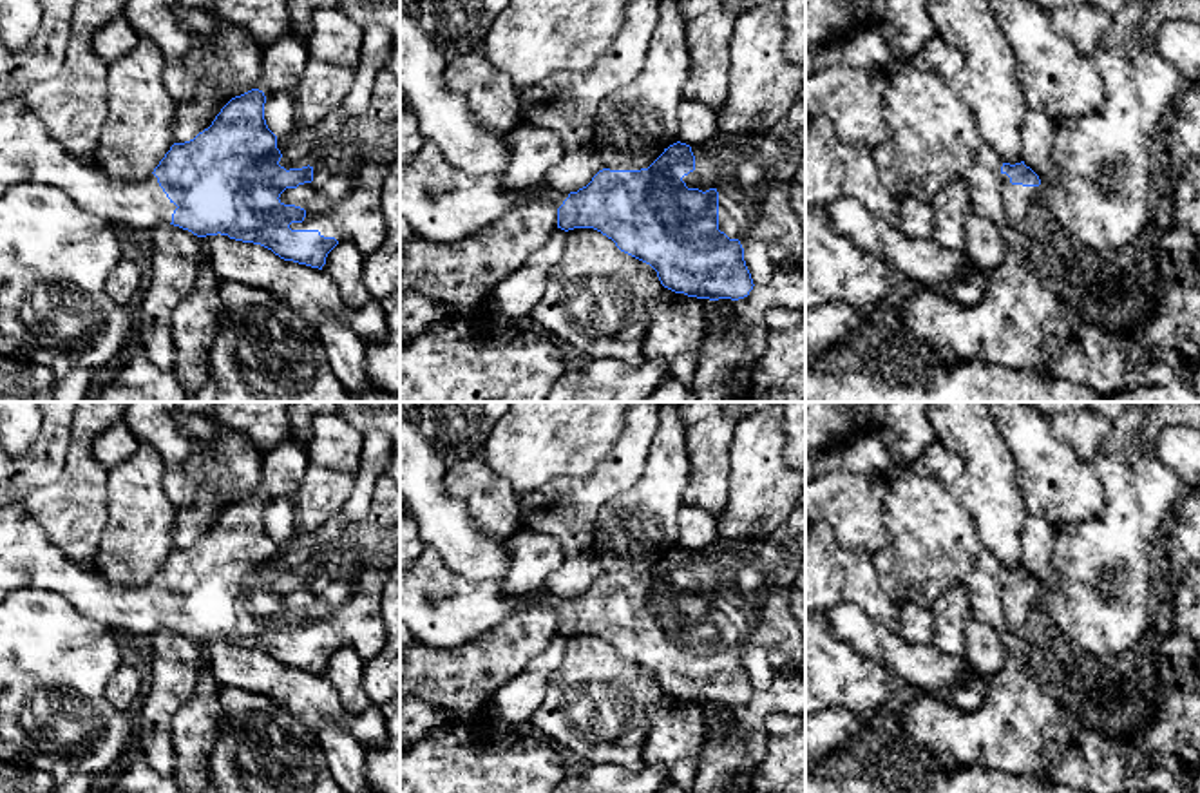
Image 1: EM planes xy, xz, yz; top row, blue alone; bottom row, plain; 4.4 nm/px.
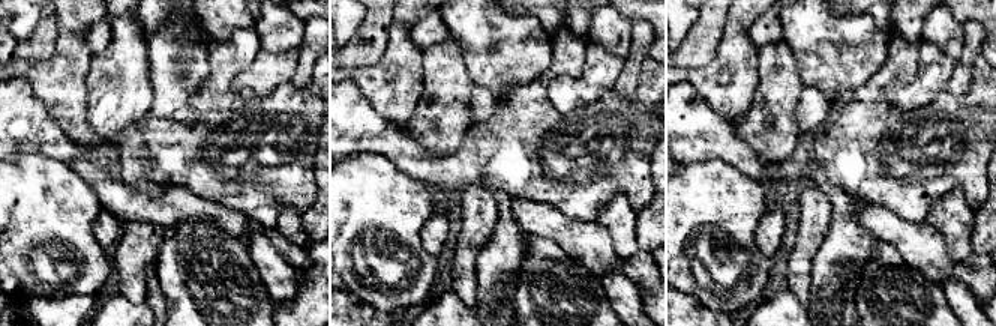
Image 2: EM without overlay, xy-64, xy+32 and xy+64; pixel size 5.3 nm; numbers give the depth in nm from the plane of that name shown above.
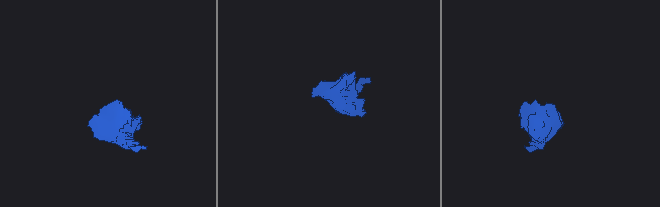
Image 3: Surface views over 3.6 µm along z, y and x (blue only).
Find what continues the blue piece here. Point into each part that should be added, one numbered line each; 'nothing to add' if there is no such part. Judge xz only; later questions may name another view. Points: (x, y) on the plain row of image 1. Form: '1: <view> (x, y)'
1: xz (752, 578)
2: xz (444, 611)

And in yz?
1: yz (1016, 605)

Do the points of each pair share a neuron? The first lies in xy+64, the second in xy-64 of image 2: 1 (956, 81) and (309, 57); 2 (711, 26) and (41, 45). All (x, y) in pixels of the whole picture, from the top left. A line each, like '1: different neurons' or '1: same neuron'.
1: same neuron
2: same neuron

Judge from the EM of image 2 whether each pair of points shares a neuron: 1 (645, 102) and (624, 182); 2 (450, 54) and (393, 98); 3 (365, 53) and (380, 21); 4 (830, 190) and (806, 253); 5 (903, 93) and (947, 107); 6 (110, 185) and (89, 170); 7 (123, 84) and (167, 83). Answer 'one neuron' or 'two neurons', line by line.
1: one neuron
2: two neurons
3: one neuron
4: two neurons
5: two neurons
6: one neuron
7: two neurons

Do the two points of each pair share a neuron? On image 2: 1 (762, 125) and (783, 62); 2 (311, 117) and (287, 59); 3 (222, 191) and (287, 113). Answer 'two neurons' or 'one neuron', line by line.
1: one neuron
2: two neurons
3: one neuron

